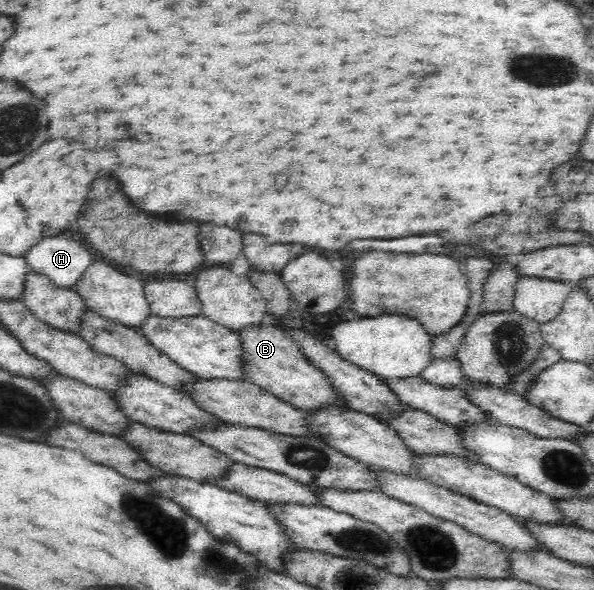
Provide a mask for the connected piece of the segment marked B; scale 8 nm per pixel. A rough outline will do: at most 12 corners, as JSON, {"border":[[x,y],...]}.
{"border":[[242,327],[242,380],[301,411],[338,399],[296,341]]}

